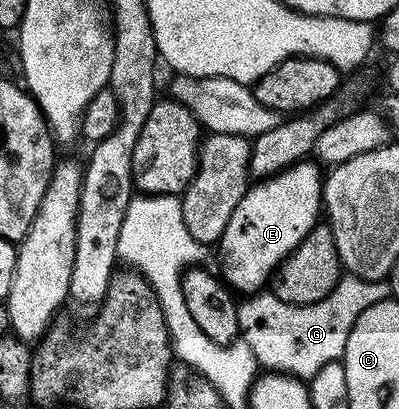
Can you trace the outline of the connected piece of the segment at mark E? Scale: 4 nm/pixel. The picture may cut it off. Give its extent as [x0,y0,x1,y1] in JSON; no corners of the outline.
[217,160,324,291]

